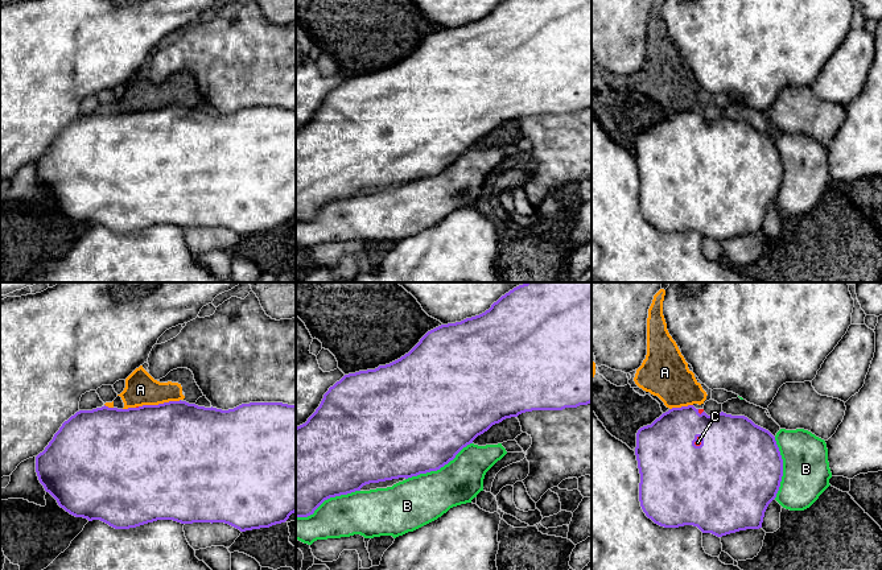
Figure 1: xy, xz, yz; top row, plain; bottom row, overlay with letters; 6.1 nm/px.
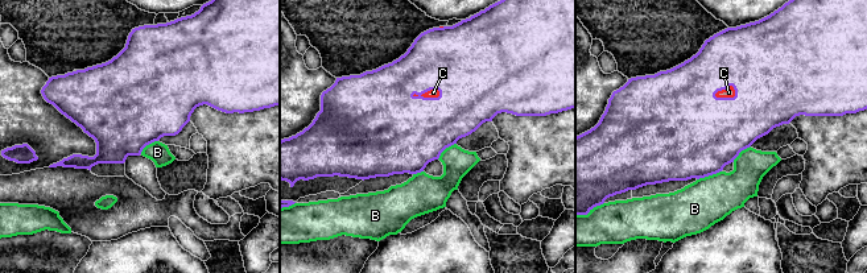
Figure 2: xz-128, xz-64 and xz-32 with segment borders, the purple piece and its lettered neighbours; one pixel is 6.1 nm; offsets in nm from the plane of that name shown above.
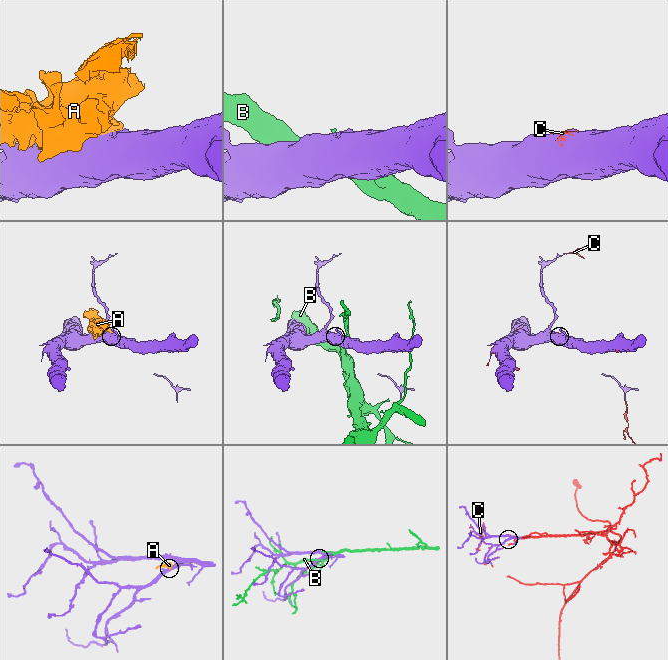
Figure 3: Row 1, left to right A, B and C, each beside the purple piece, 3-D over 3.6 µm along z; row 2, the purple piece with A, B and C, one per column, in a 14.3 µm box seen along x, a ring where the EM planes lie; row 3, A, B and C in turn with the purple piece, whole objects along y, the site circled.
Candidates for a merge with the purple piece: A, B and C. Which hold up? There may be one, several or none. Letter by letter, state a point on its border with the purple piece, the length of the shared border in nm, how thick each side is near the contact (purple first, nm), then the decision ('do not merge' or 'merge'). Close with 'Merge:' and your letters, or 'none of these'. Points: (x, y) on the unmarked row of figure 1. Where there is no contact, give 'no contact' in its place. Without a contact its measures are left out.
A: meets purple in xy at (159, 108); contact 260 nm long; 500 nm thick on the purple side, 190 nm on the other; do not merge
B: meets purple in xz at (439, 173); contact 460 nm long; 500 nm thick on the purple side, 300 nm on the other; do not merge
C: meets purple in yz at (696, 144); contact 70 nm long; 440 nm thick on the purple side, 40 nm on the other; merge
Merge: C

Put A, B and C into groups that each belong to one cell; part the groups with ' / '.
A / B / C

